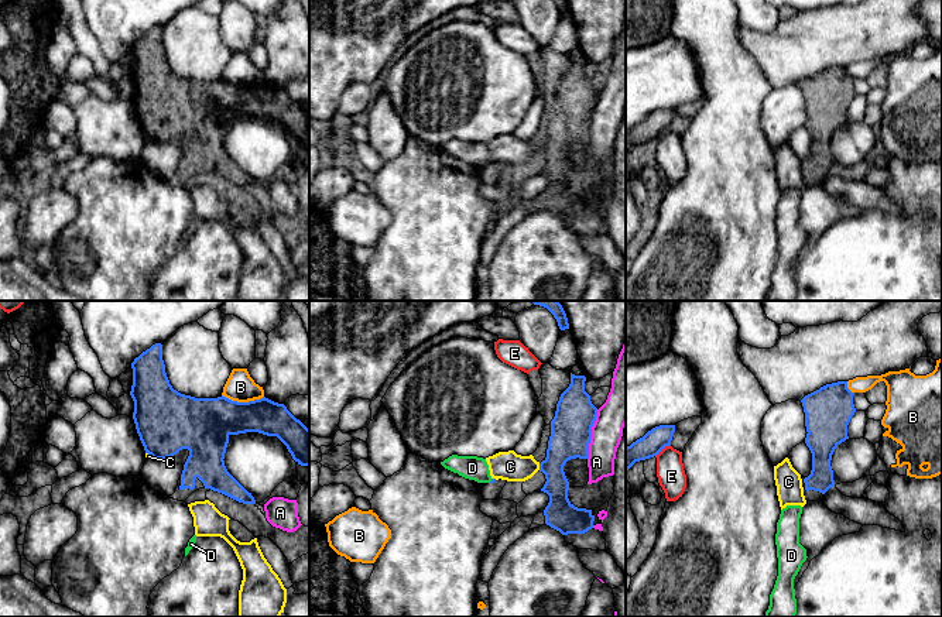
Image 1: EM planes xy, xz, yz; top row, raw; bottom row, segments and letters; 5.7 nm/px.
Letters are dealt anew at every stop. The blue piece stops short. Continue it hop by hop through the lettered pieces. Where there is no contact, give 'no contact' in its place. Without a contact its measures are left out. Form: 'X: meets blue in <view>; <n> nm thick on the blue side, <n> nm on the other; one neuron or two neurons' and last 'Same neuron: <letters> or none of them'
A: meets blue in xz; 240 nm thick on the blue side, 200 nm on the other; two neurons
B: meets blue in xy; 300 nm thick on the blue side, 170 nm on the other; two neurons
C: meets blue in xz; 220 nm thick on the blue side, 160 nm on the other; two neurons
D: meets blue in xz; 20 nm thick on the blue side, 140 nm on the other; two neurons
E: meets blue in yz; 140 nm thick on the blue side, 160 nm on the other; two neurons
Same neuron: none of them

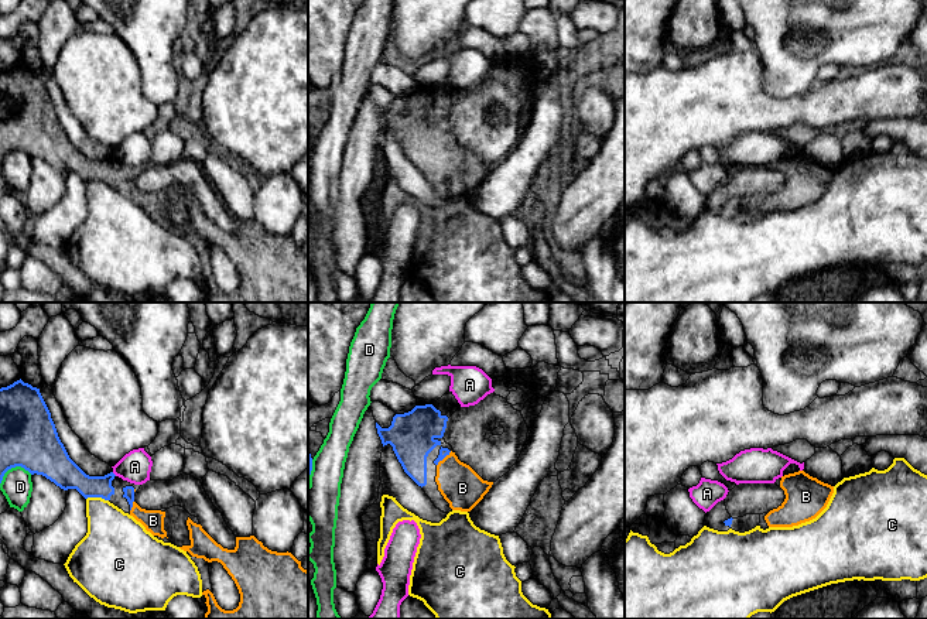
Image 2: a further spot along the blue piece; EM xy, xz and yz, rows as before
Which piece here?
A: meets blue in xy; 150 nm thick on the blue side, 180 nm on the other; two neurons
B: meets blue in xz; 50 nm thick on the blue side, 240 nm on the other; one neuron
C: meets blue in xy; 170 nm thick on the blue side, 320 nm on the other; two neurons
D: meets blue in xy; 320 nm thick on the blue side, 170 nm on the other; two neurons
Same neuron: B

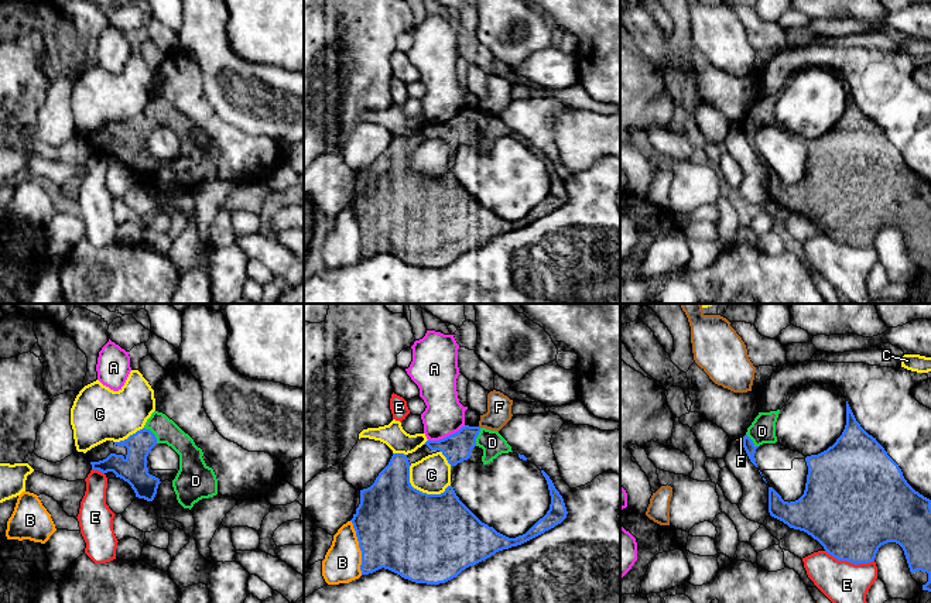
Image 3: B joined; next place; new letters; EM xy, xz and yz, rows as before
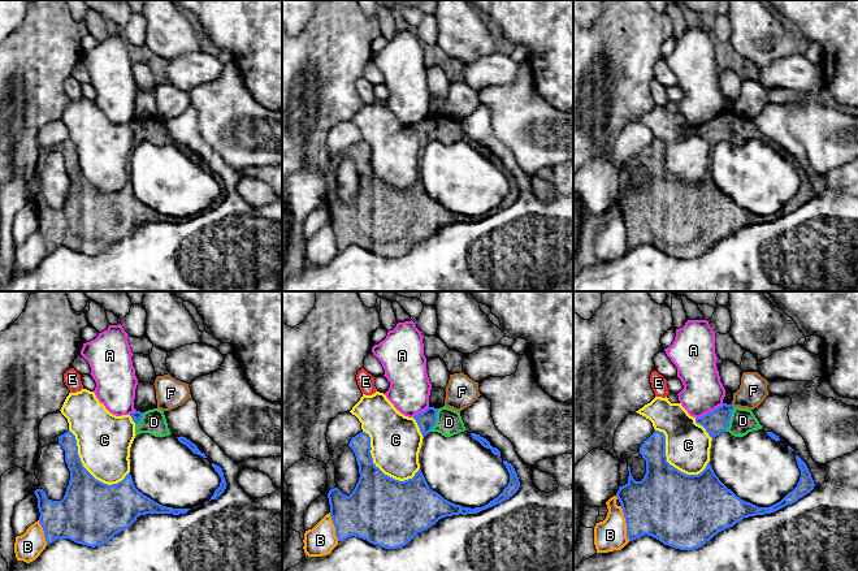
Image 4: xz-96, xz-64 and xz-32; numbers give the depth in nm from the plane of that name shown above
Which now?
A: meets blue in xz; 160 nm thick on the blue side, 220 nm on the other; two neurons
B: meets blue in xz; 480 nm thick on the blue side, 220 nm on the other; two neurons
C: meets blue in xz; 500 nm thick on the blue side, 220 nm on the other; two neurons
D: meets blue in xy; 160 nm thick on the blue side, 140 nm on the other; one neuron
E: meets blue in yz; 460 nm thick on the blue side, 260 nm on the other; two neurons
F: meets blue in yz; 70 nm thick on the blue side, 20 nm on the other; two neurons
Same neuron: D

